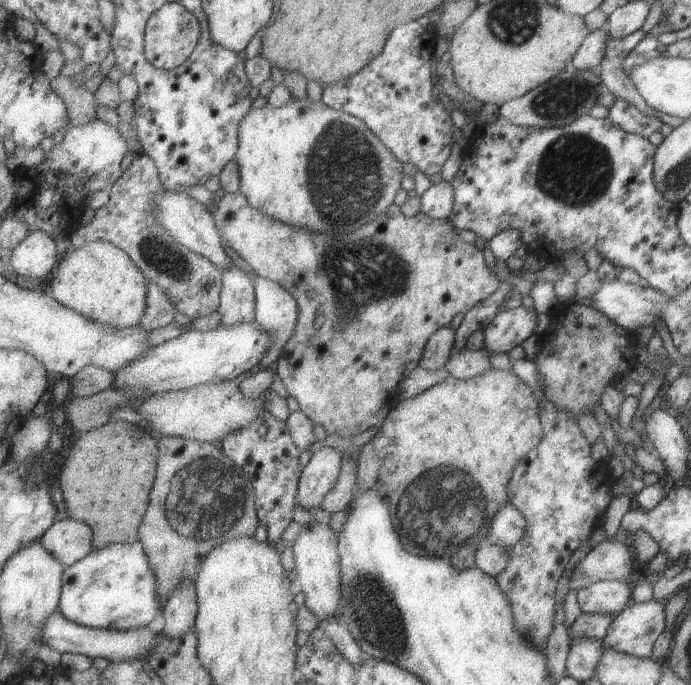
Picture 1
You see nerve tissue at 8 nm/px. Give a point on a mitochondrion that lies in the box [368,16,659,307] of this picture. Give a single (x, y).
(575, 170)

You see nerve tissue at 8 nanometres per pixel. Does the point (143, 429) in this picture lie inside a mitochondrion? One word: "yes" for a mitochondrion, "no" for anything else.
no

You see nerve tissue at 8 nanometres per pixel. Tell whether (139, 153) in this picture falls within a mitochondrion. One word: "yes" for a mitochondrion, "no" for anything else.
no

